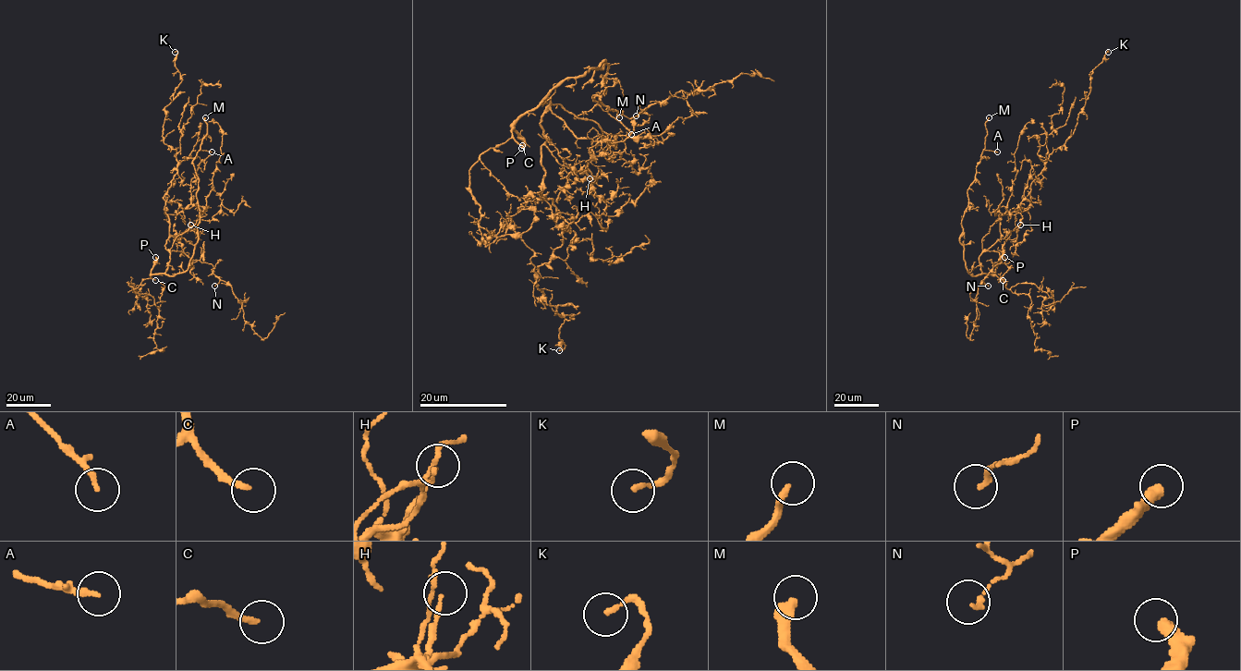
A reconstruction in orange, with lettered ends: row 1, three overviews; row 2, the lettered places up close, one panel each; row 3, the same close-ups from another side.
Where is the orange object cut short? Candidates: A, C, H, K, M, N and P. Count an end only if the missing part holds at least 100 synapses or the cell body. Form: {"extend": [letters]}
{"extend": ["C", "M", "P"]}

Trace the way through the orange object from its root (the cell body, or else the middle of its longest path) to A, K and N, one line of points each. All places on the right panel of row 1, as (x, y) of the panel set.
A: (1000, 233), (1001, 237), (979, 257), (981, 273), (970, 274), (960, 242), (967, 190), (981, 152), (997, 152)
K: (1000, 233), (1001, 216), (1028, 206), (1031, 182), (1049, 155), (1073, 133), (1090, 91), (1090, 75), (1108, 52)
N: (1000, 233), (1001, 237), (984, 250), (997, 251), (998, 260), (1002, 262), (983, 280), (988, 286)

